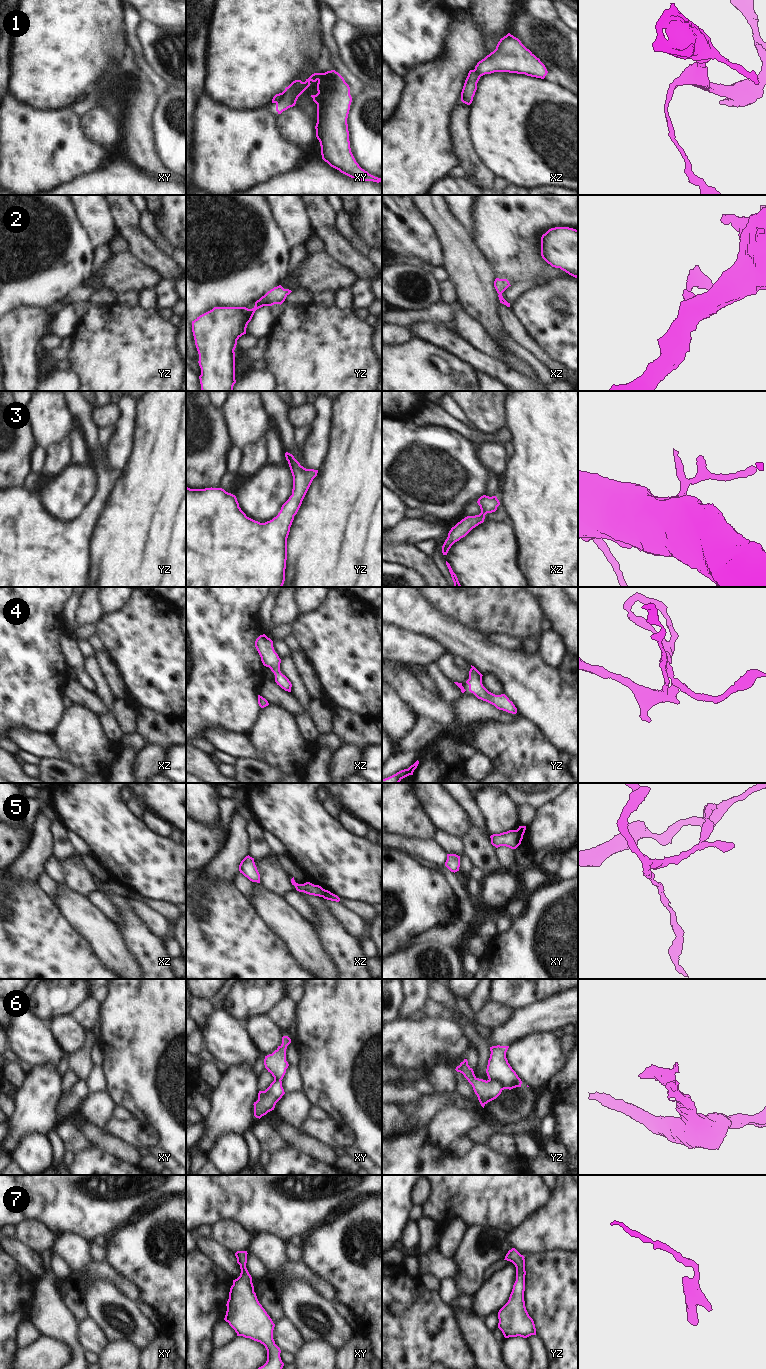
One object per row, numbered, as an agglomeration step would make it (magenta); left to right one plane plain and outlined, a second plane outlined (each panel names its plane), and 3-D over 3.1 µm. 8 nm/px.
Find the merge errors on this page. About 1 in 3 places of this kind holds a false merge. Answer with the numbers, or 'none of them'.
1, 5, 6

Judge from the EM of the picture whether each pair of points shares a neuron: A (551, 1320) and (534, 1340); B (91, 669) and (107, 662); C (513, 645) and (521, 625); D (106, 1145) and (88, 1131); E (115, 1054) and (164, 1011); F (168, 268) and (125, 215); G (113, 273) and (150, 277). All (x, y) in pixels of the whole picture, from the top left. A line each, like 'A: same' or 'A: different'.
A: different
B: different
C: different
D: same
E: same
F: same
G: same

